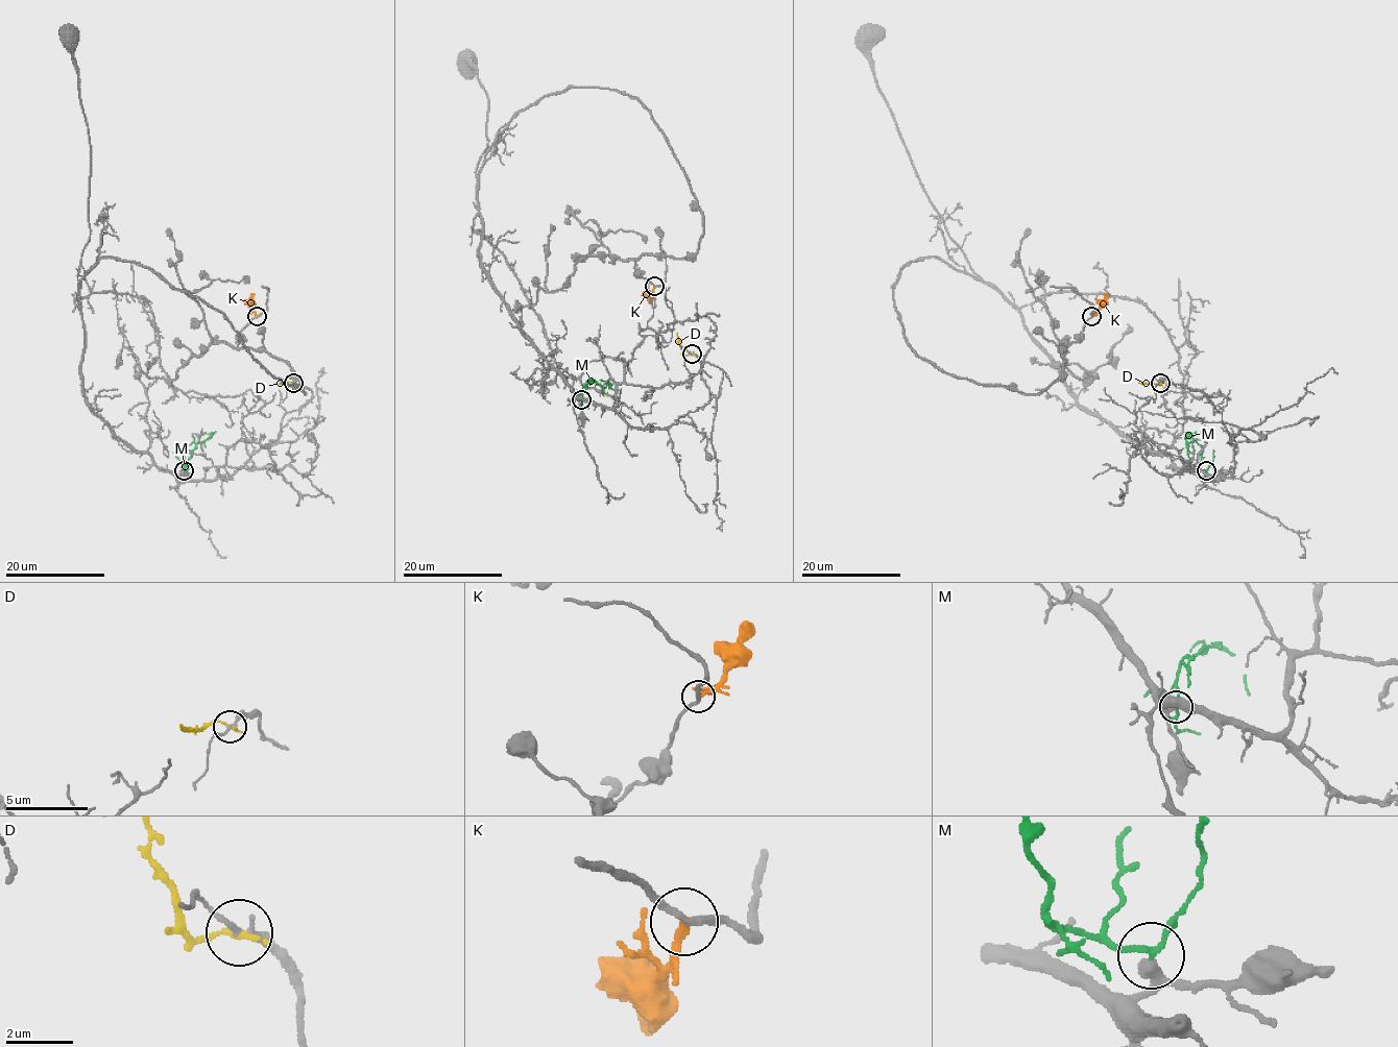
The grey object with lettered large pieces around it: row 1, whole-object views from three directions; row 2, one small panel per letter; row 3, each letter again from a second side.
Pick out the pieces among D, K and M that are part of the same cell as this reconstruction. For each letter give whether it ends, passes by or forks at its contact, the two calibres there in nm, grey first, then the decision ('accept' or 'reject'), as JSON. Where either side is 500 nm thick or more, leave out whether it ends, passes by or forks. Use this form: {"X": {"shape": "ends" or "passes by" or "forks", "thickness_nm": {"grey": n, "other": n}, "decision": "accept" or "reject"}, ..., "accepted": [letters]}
{"D": {"shape": "ends", "thickness_nm": {"grey": 180, "other": 180}, "decision": "reject"}, "K": {"shape": "ends", "thickness_nm": {"grey": 200, "other": 240}, "decision": "reject"}, "M": {"shape": "passes by", "thickness_nm": {"grey": 240, "other": 150}, "decision": "accept"}, "accepted": ["M"]}

